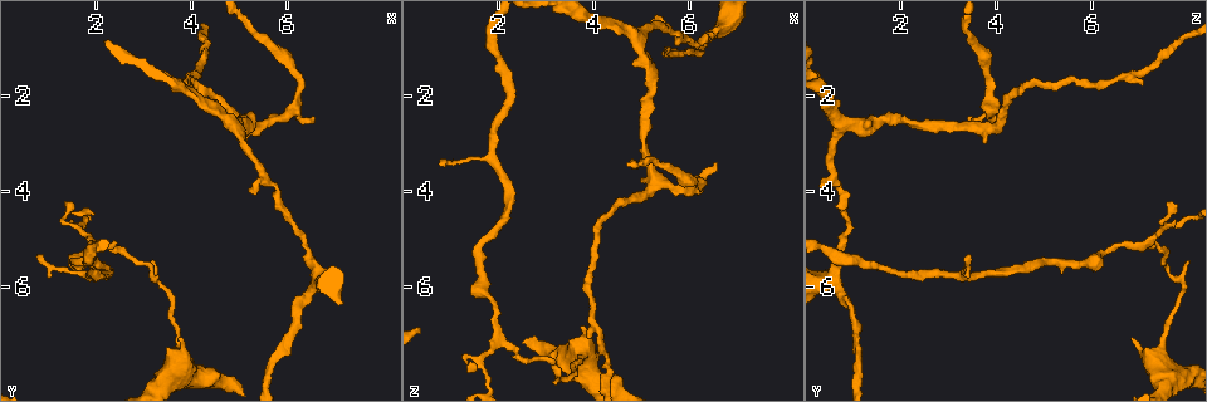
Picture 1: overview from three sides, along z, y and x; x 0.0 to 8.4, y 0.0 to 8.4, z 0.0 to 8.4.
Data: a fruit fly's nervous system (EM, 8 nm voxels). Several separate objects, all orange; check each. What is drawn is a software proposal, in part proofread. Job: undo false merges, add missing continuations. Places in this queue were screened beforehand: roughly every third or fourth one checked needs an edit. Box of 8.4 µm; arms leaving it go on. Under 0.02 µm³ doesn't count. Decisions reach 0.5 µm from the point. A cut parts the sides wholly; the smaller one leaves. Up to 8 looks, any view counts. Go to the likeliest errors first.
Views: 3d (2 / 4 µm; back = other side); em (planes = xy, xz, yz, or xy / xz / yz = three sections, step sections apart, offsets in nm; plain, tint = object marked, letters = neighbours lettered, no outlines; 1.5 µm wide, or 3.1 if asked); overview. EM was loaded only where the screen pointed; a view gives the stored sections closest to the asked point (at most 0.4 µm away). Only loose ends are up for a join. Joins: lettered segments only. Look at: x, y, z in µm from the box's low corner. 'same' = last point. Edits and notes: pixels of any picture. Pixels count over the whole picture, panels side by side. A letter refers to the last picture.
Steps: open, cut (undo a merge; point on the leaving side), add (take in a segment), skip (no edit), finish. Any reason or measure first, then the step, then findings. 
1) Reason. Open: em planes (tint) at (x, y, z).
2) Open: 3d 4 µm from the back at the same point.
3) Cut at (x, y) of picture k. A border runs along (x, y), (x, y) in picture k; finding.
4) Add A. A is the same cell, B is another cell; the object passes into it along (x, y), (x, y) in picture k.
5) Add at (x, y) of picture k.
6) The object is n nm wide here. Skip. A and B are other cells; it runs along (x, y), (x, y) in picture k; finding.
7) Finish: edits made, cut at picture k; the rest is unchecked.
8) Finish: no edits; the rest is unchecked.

Tapers out. Open: em planes (letters) at (6.60, 2.50, 3.35).

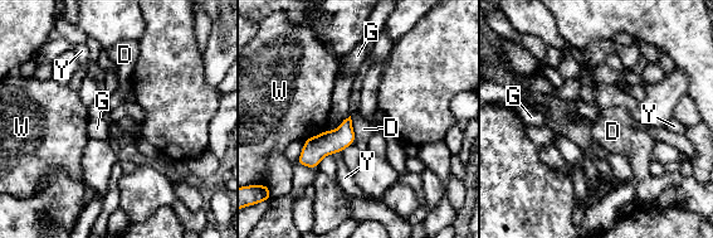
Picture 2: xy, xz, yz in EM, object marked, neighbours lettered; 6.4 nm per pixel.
Skip. D, G, W and Y are other cells; no lettered segment goes on from it.

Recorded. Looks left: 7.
Three arms meet. Open: 3d 2 µm at (2.10, 5.10, 7.10).

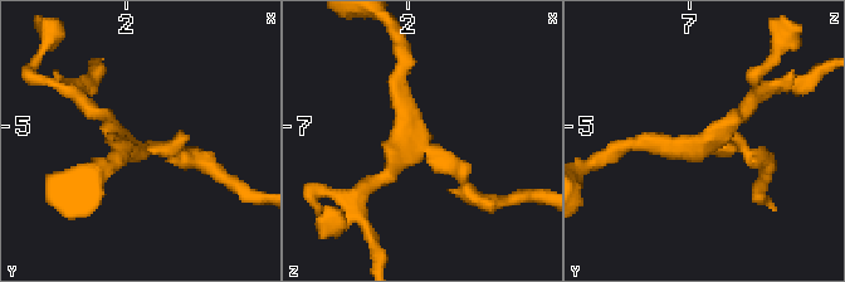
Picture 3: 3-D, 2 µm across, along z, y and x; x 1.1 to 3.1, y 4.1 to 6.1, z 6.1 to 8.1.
Shape alone is not enough. Open: em xz step 4 (letters) at (2.10, 5.16, 7.14).

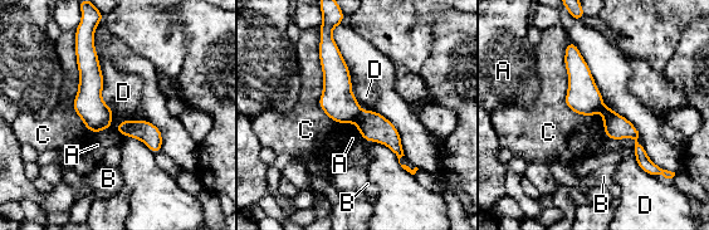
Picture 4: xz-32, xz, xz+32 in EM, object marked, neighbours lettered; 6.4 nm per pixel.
Open: em planes (letters) at the same point.

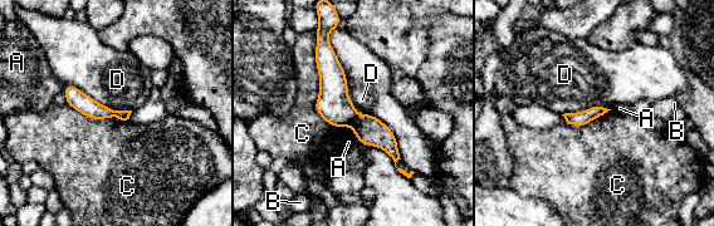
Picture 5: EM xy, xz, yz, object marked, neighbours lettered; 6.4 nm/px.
The object is 90 nm wide here. Cut at (335, 107) of picture 5. A, B, C and D are other cells; a border runs along (357, 114), (352, 124) in picture 5; a second neuron is stuck on.

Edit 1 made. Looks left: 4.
Open: overview.

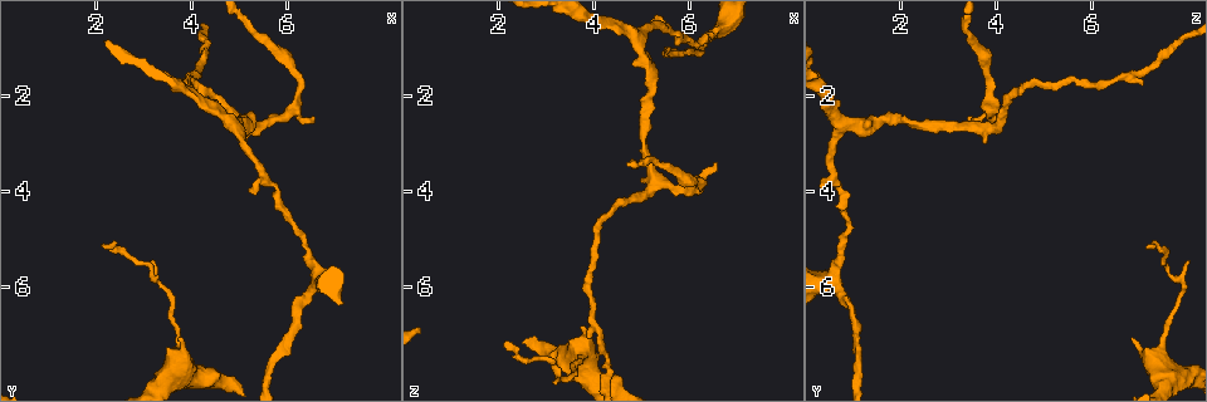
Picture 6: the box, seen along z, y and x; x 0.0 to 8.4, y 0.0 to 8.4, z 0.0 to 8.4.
Narrows sharply. Open: 3d 4 µm at (5.60, 3.85, 0.65).

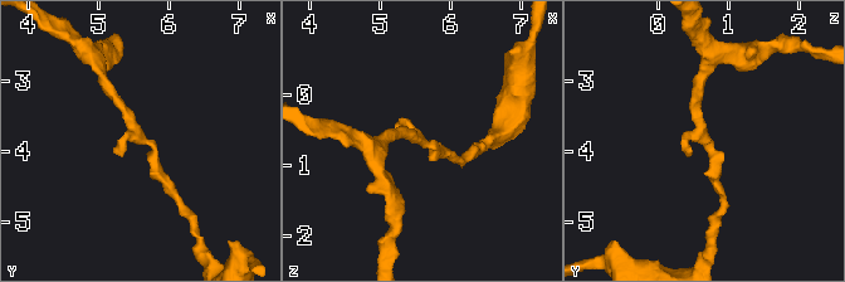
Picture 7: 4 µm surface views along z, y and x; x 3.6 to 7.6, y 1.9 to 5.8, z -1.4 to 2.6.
Now the EM. Open: em planes (letters) at (5.65, 3.80, 0.70).

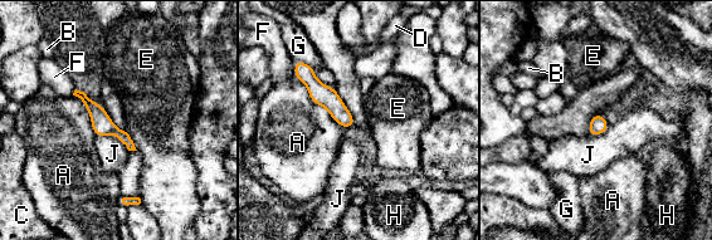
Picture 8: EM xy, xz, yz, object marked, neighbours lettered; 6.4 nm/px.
Skip. A, B, C, D, E, F, G, H and J are other cells; a border runs along (294, 77), (342, 128) in picture 8; continuous, no second neuron.

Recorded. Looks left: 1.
Finish: edits made, cut at picture 5; the rest is unchecked.

